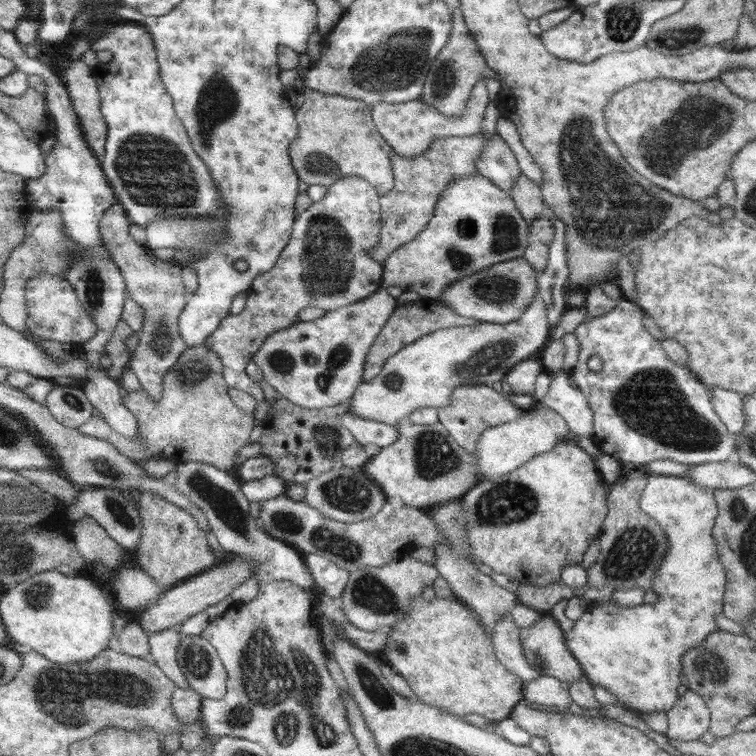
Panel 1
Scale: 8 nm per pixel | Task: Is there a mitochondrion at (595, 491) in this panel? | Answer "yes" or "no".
no

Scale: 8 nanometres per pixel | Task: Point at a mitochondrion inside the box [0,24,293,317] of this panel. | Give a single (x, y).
(152, 169)

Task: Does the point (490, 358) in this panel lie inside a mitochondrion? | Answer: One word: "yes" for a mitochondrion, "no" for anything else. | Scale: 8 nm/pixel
yes

